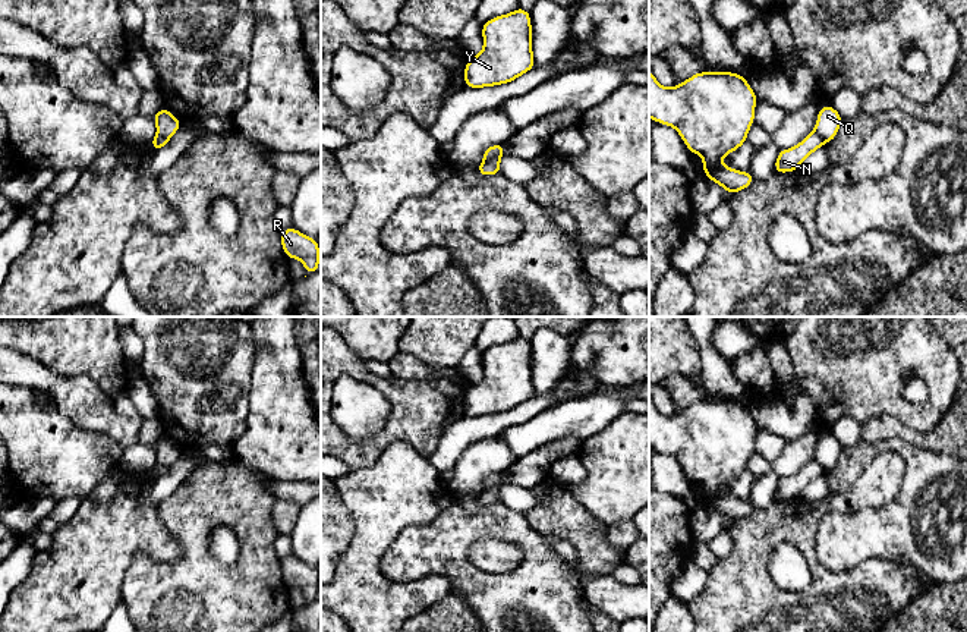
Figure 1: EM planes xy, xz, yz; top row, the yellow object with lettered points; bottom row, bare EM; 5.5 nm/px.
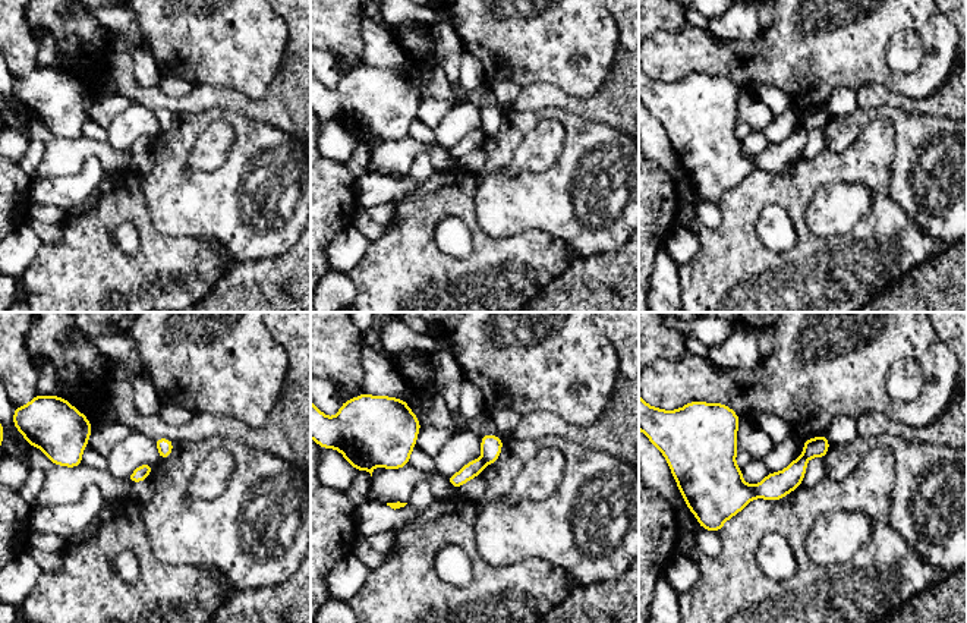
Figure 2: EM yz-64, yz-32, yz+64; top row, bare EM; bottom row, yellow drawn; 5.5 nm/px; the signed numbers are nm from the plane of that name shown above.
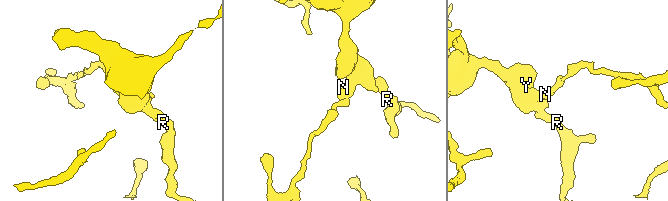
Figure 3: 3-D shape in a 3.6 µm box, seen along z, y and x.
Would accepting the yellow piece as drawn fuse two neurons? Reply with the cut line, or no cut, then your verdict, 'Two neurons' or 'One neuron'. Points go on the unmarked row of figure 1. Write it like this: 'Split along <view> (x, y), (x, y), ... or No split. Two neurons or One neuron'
Split along xz (498, 484), (484, 489). Two neurons

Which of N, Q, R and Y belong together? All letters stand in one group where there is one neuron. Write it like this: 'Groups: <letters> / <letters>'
Groups: N R Y / Q

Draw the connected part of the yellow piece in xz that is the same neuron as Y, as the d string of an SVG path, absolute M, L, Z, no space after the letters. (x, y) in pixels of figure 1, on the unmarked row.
M517 336L482 353L484 377L464 393L466 416L510 412L535 396L530 340Z

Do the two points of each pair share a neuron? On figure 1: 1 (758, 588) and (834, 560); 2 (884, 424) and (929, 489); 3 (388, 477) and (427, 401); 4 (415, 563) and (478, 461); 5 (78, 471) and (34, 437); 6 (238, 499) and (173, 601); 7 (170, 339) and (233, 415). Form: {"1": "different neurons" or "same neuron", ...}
{"1": "different neurons", "2": "different neurons", "3": "different neurons", "4": "different neurons", "5": "same neuron", "6": "same neuron", "7": "same neuron"}

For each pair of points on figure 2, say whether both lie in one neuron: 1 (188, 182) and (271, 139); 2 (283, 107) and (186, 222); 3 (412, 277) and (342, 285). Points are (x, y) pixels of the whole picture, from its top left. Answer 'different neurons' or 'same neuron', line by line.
1: same neuron
2: different neurons
3: different neurons

